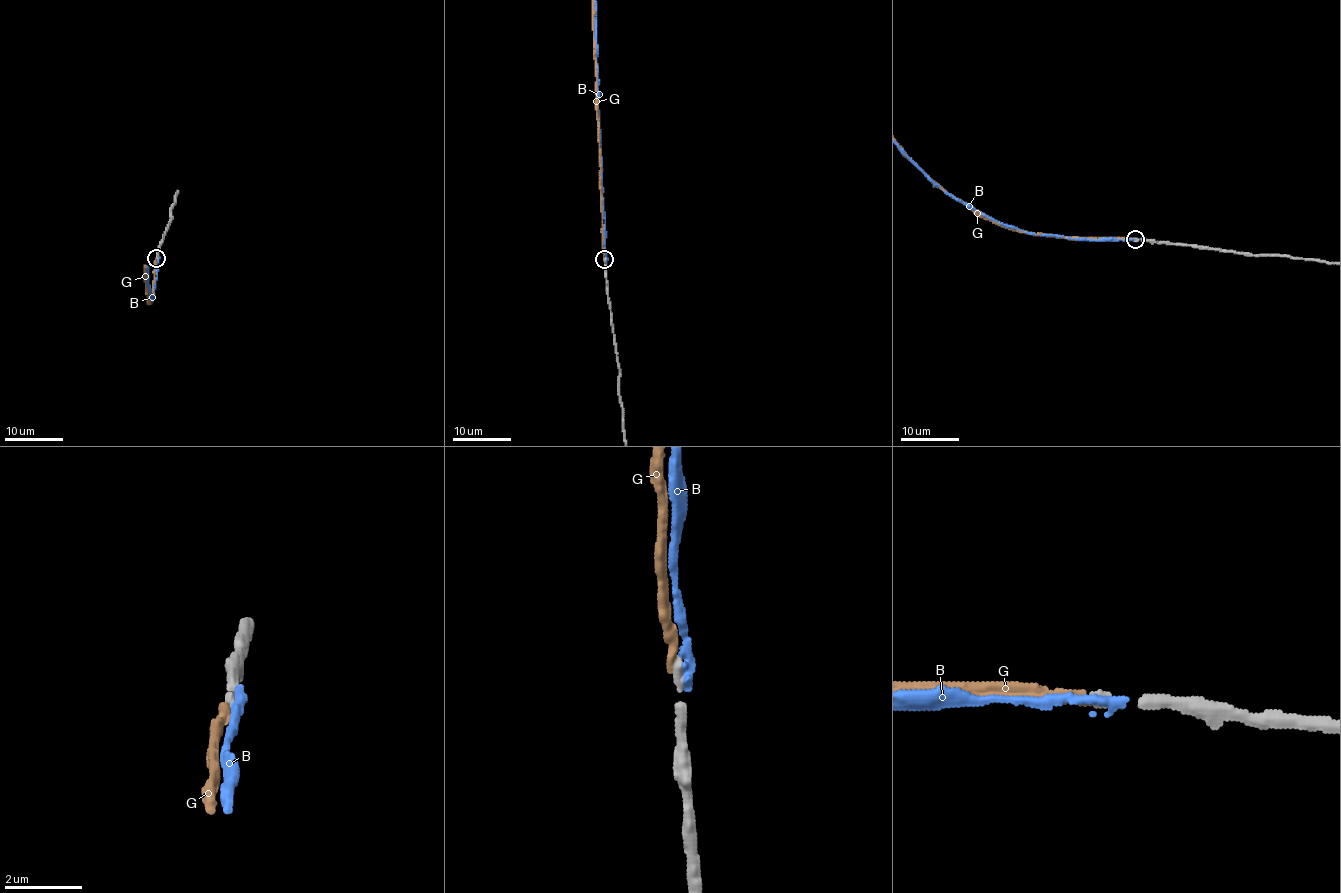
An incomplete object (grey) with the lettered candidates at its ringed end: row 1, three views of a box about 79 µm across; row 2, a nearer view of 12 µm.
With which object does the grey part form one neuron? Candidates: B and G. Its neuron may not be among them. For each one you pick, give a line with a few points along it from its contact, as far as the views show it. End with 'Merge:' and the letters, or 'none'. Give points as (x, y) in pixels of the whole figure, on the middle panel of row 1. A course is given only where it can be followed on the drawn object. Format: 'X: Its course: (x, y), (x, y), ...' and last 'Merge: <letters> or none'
Merge: G

